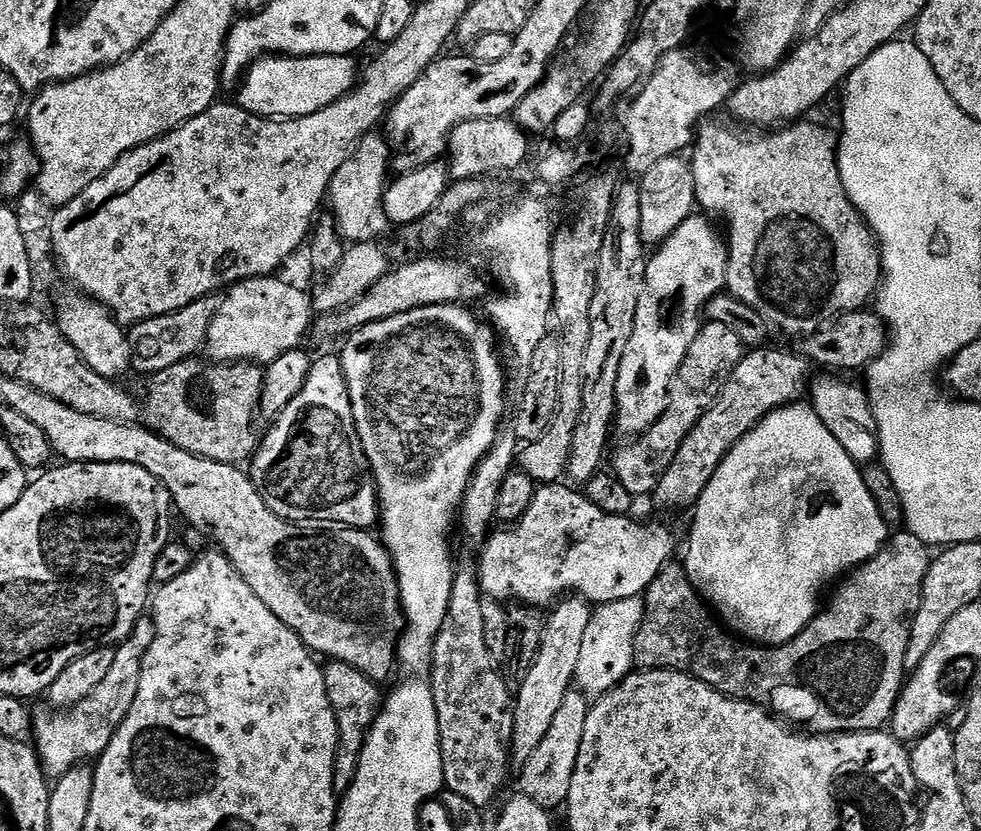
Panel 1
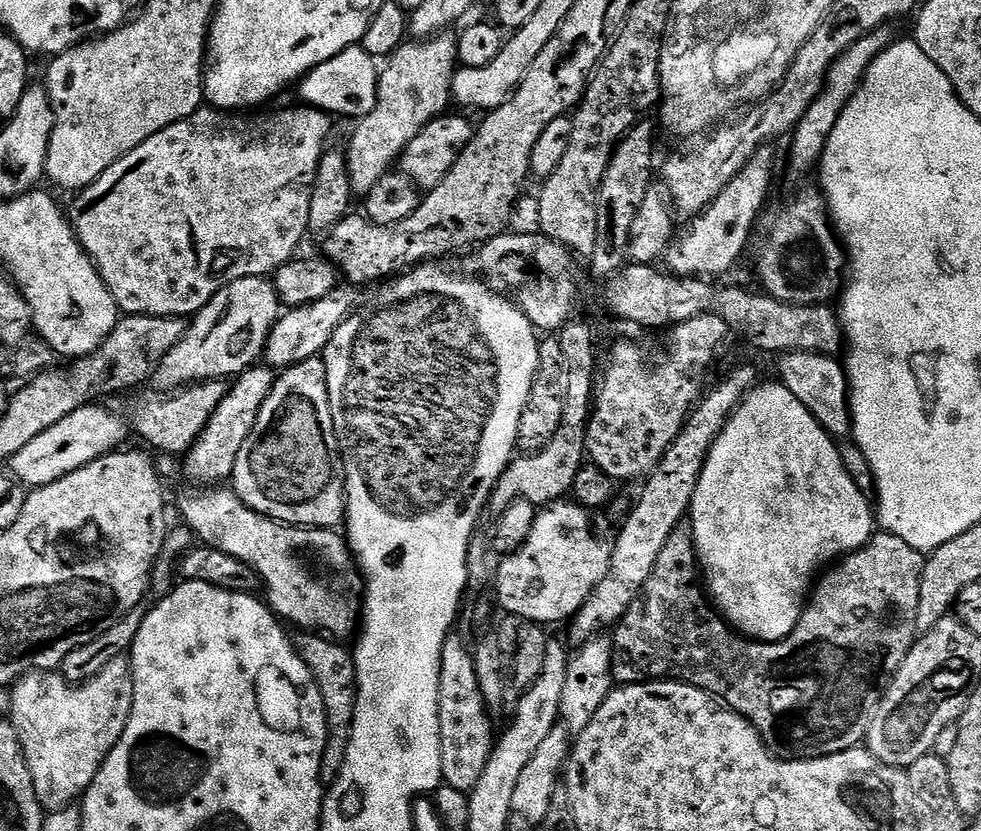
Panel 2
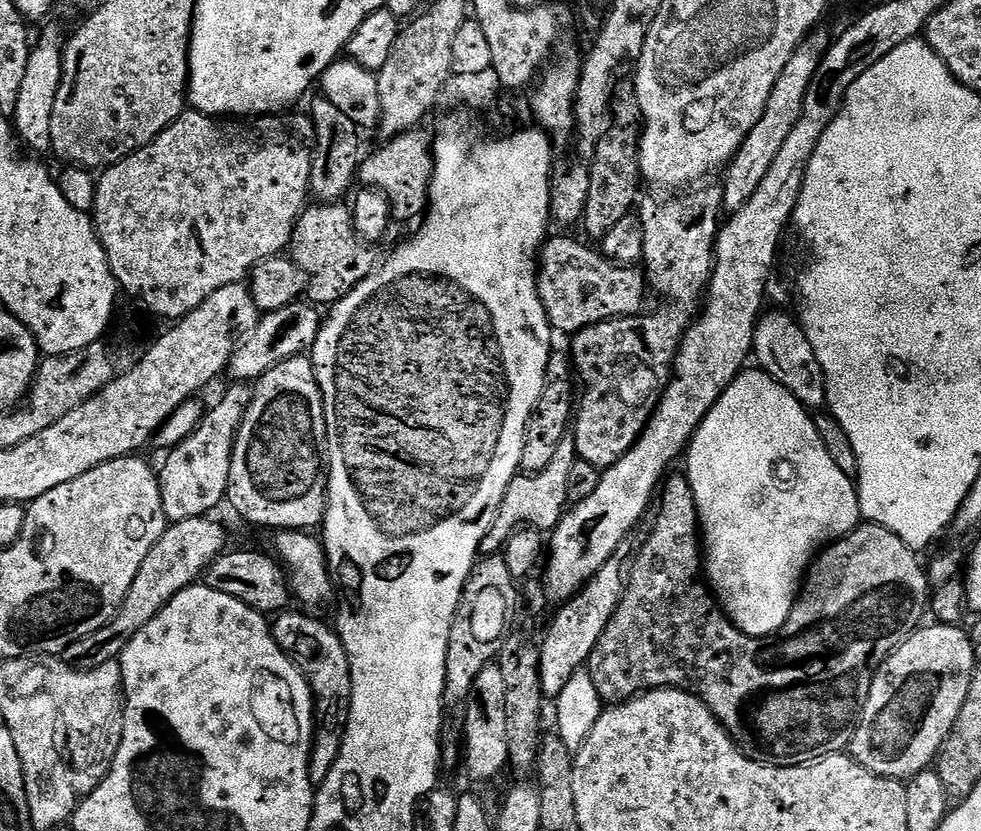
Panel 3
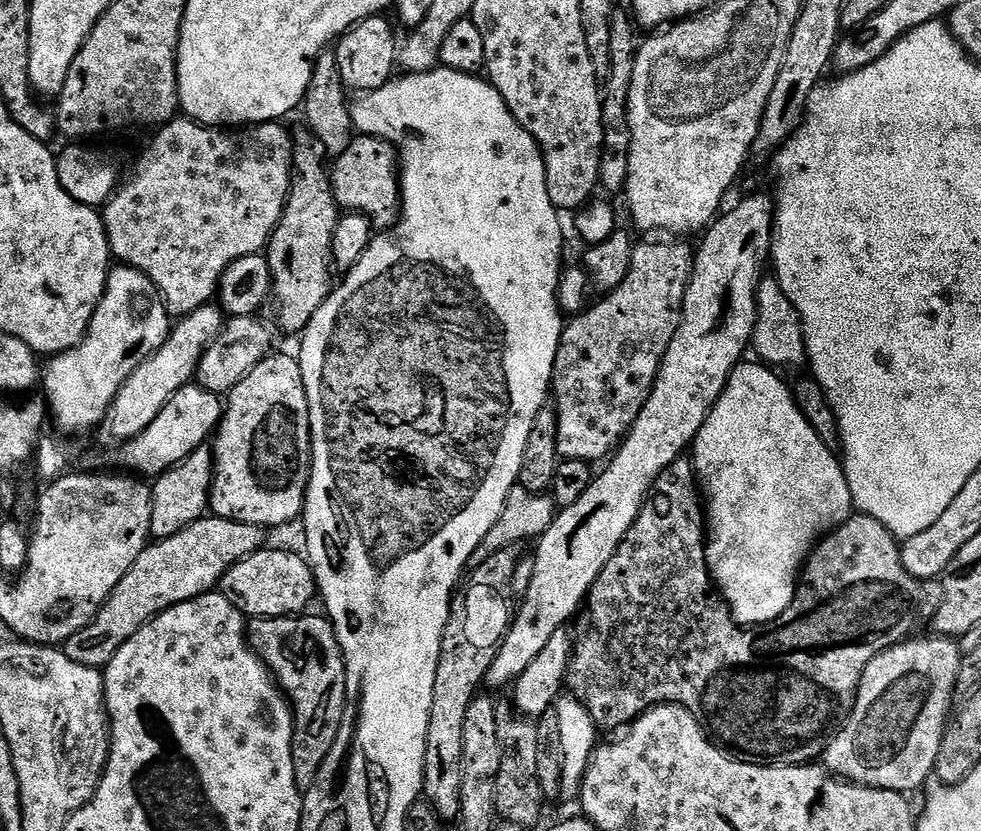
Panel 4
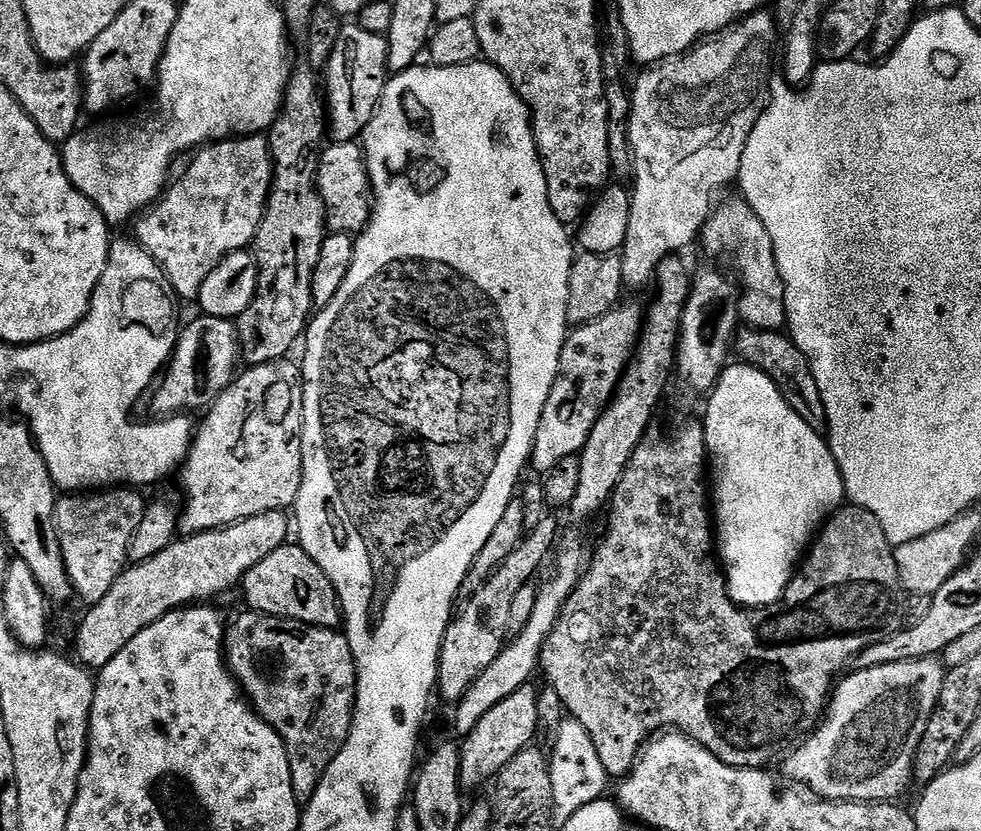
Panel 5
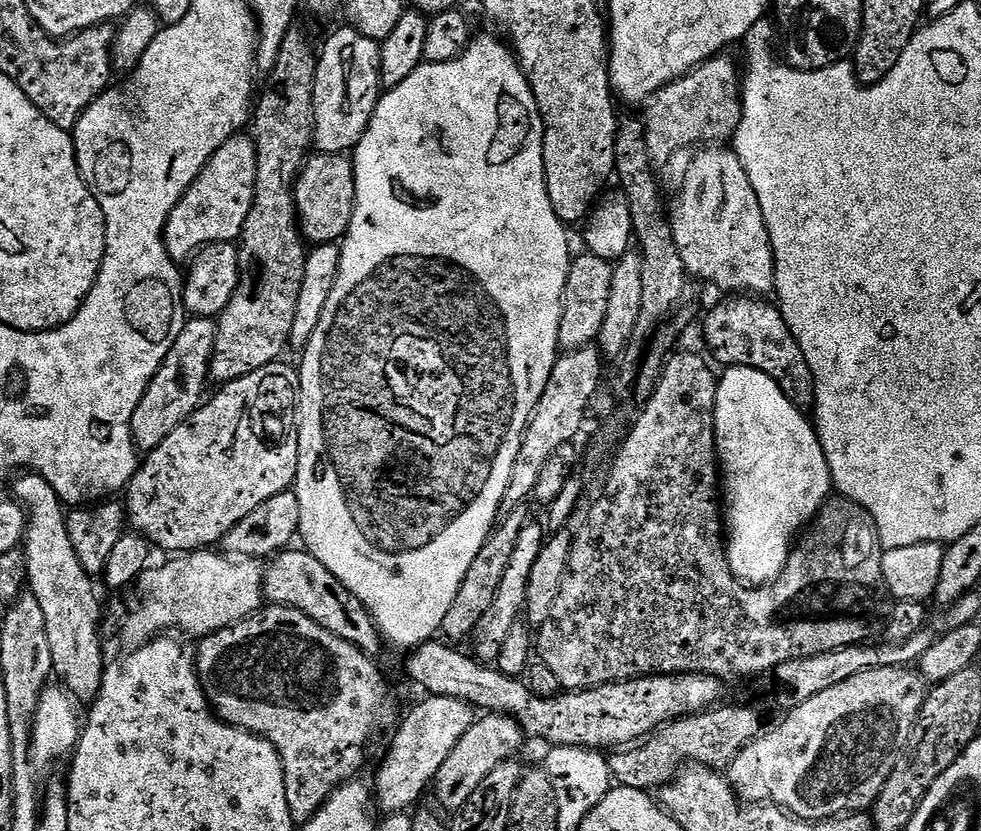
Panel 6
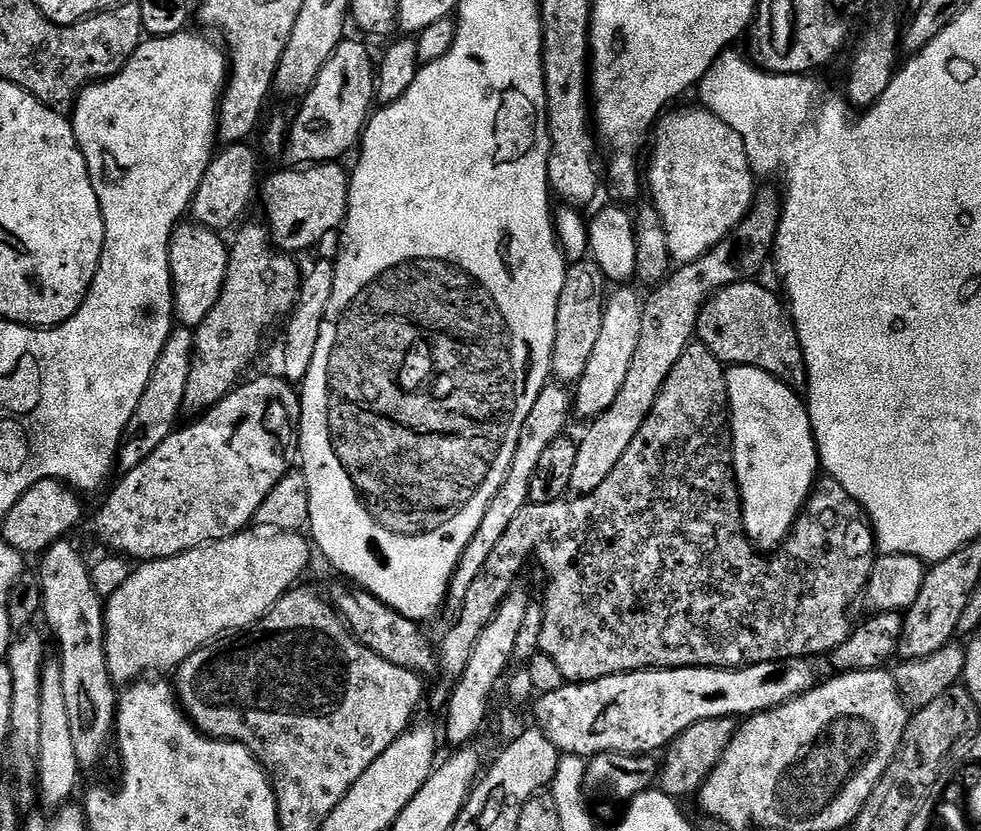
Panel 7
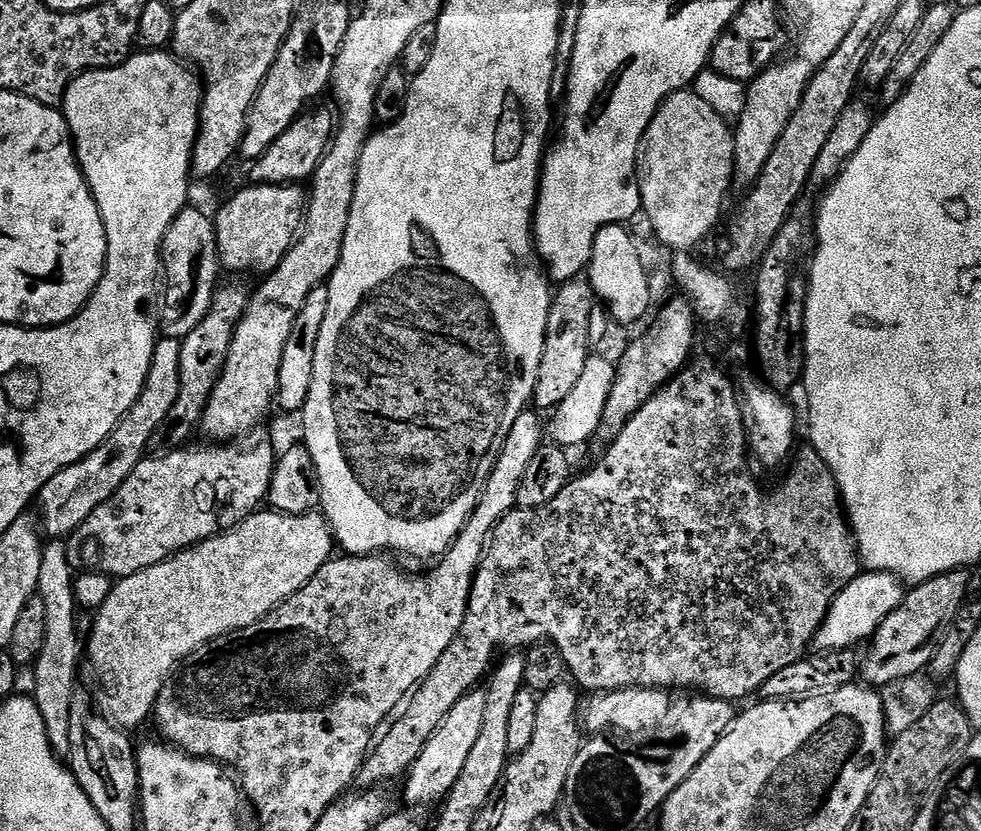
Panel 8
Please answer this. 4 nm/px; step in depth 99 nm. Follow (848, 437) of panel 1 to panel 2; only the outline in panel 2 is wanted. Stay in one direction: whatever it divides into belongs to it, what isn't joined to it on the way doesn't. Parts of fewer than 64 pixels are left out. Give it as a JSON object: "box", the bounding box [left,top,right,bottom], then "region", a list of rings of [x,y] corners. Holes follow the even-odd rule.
{"box":[779,352,852,437],"region":[[[786,352],[779,357],[779,360],[779,383],[784,384],[786,390],[790,390],[790,394],[794,394],[794,398],[798,398],[802,406],[806,406],[806,410],[810,410],[810,414],[823,426],[829,436],[847,437],[852,430],[852,411],[848,409],[848,376],[844,373],[843,363],[827,356],[821,356],[818,352]]]}

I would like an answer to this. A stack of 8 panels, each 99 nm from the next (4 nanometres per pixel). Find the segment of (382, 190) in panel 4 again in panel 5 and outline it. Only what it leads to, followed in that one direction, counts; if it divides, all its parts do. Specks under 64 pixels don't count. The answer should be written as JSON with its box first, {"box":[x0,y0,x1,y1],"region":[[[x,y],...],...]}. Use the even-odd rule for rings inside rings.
{"box":[316,140,373,232],"region":[[[350,140],[332,142],[321,151],[320,165],[316,171],[316,189],[324,203],[327,227],[332,232],[363,232],[372,216],[373,201],[370,199],[368,163],[364,161],[364,149],[359,143]]]}

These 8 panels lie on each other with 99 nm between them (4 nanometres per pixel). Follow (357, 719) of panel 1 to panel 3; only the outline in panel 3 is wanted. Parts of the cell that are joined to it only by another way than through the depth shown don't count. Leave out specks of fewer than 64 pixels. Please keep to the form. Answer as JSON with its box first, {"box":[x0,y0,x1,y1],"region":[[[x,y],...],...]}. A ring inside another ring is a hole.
{"box":[272,611,352,786],"region":[[[285,611],[275,617],[272,636],[278,646],[298,666],[312,691],[314,705],[314,727],[312,730],[312,757],[310,758],[310,782],[318,786],[330,774],[330,766],[338,758],[344,745],[344,728],[348,725],[348,715],[352,705],[352,671],[346,650],[340,637],[331,627],[312,616],[300,612]]]}

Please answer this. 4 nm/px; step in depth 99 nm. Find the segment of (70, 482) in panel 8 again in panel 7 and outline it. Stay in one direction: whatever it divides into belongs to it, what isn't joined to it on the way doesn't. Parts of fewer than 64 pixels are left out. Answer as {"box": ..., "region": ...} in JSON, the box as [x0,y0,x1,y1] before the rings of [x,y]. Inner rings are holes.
{"box":[2,327,194,558],"region":[[[173,327],[166,346],[162,346],[158,362],[150,374],[150,382],[138,402],[138,410],[130,418],[120,439],[118,468],[121,473],[134,470],[171,432],[175,432],[182,416],[182,398],[186,398],[186,382],[190,379],[190,362],[194,350],[193,329]],[[43,480],[34,485],[18,502],[14,502],[14,510],[6,514],[2,522],[4,528],[3,543],[14,546],[26,558],[39,557],[52,544],[65,539],[80,524],[84,516],[84,504],[73,489],[59,480]]]}

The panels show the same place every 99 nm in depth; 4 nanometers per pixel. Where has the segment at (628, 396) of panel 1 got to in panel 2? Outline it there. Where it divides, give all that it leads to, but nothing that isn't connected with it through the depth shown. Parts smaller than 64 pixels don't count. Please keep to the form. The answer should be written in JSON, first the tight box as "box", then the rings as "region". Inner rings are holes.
{"box":[666,147,772,278],"region":[[[771,147],[759,148],[746,162],[738,174],[714,198],[710,207],[695,216],[687,225],[684,233],[672,240],[666,251],[667,271],[679,278],[716,278],[724,276],[740,260],[748,239],[752,236],[752,227],[768,200],[768,190],[772,186]]]}

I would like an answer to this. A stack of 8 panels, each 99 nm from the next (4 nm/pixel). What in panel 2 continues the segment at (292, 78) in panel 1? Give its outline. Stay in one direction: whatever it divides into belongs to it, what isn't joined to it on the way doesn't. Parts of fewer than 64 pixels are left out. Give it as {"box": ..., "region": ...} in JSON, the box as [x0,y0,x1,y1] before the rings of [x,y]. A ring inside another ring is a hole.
{"box":[299,46,377,118],"region":[[[362,46],[347,48],[342,54],[322,62],[314,71],[299,81],[301,101],[307,102],[321,112],[336,116],[356,116],[363,118],[370,114],[376,101],[377,65],[374,58]]]}

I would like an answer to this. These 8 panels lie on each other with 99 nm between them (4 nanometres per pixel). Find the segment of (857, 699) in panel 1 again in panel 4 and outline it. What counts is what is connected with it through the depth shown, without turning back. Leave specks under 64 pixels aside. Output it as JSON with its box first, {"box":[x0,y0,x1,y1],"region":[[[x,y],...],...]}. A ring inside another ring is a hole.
{"box":[566,458,921,766],"region":[[[681,458],[675,460],[670,466],[666,466],[666,470],[662,470],[662,474],[652,484],[651,495],[644,501],[644,505],[640,508],[640,513],[636,519],[636,523],[632,525],[632,529],[626,534],[626,538],[618,546],[618,550],[610,558],[610,562],[606,562],[606,566],[602,570],[602,574],[598,574],[598,578],[592,583],[592,589],[588,591],[588,599],[586,601],[586,612],[588,608],[588,629],[585,630],[574,644],[574,651],[572,659],[568,661],[568,679],[566,681],[566,688],[571,695],[575,696],[578,702],[582,702],[582,706],[586,706],[586,710],[590,714],[590,718],[594,718],[597,729],[604,730],[604,728],[620,728],[616,730],[627,729],[629,724],[634,723],[635,720],[643,712],[649,712],[652,708],[657,708],[659,704],[677,704],[686,710],[690,710],[690,714],[694,714],[694,718],[704,725],[709,736],[712,737],[715,743],[723,746],[731,755],[749,762],[763,762],[769,766],[787,766],[789,764],[807,764],[809,762],[816,762],[823,757],[828,743],[832,741],[832,737],[840,730],[840,725],[847,720],[848,715],[852,712],[852,707],[856,701],[858,694],[858,686],[862,682],[862,674],[866,670],[866,666],[870,666],[870,662],[874,662],[874,658],[878,658],[878,654],[882,654],[888,648],[893,648],[896,644],[901,643],[913,635],[912,627],[918,624],[918,613],[920,611],[920,594],[921,594],[921,581],[915,580],[914,577],[906,570],[906,566],[902,562],[902,554],[900,553],[900,544],[895,536],[892,535],[890,530],[886,530],[886,526],[882,526],[882,522],[878,522],[874,518],[863,514],[853,514],[848,517],[848,521],[840,524],[838,527],[833,528],[827,536],[823,537],[817,543],[816,547],[812,549],[812,553],[808,555],[807,561],[800,573],[799,581],[796,585],[796,593],[790,602],[790,606],[786,610],[782,610],[782,614],[778,618],[774,618],[769,624],[762,624],[759,626],[744,627],[736,623],[732,619],[732,611],[728,609],[728,604],[720,595],[711,574],[708,572],[708,559],[704,553],[706,547],[706,512],[702,507],[702,496],[698,491],[698,481],[696,478],[696,469],[692,467],[692,461],[688,458]]]}

